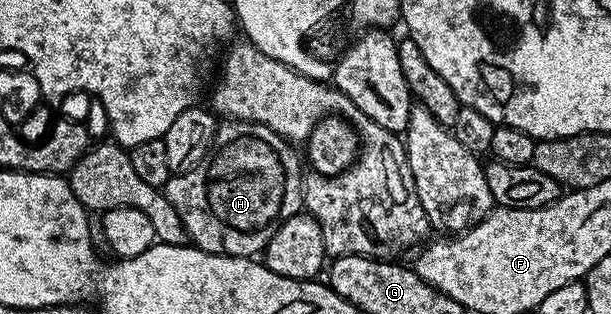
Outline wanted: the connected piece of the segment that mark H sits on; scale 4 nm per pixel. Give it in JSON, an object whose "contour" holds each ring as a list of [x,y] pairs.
{"contour":[[[239,118],[219,121],[214,131],[214,145],[210,147],[203,162],[193,166],[187,174],[171,174],[164,187],[172,208],[180,212],[187,239],[199,250],[209,254],[231,254],[233,258],[261,255],[280,224],[299,213],[304,206],[304,169],[294,150],[297,149],[285,138],[259,122],[242,122]]]}

